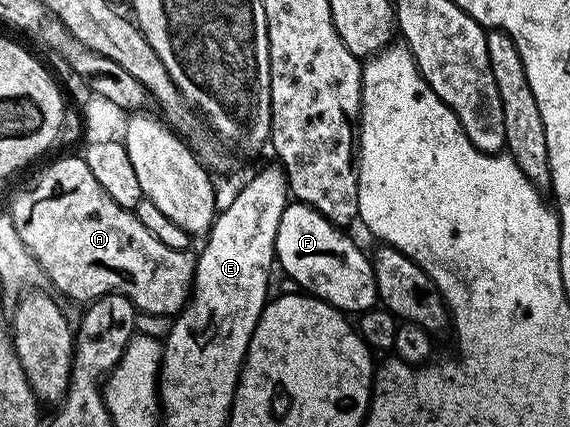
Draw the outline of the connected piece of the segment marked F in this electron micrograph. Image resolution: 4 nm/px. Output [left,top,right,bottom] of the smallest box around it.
[274,202,379,314]

